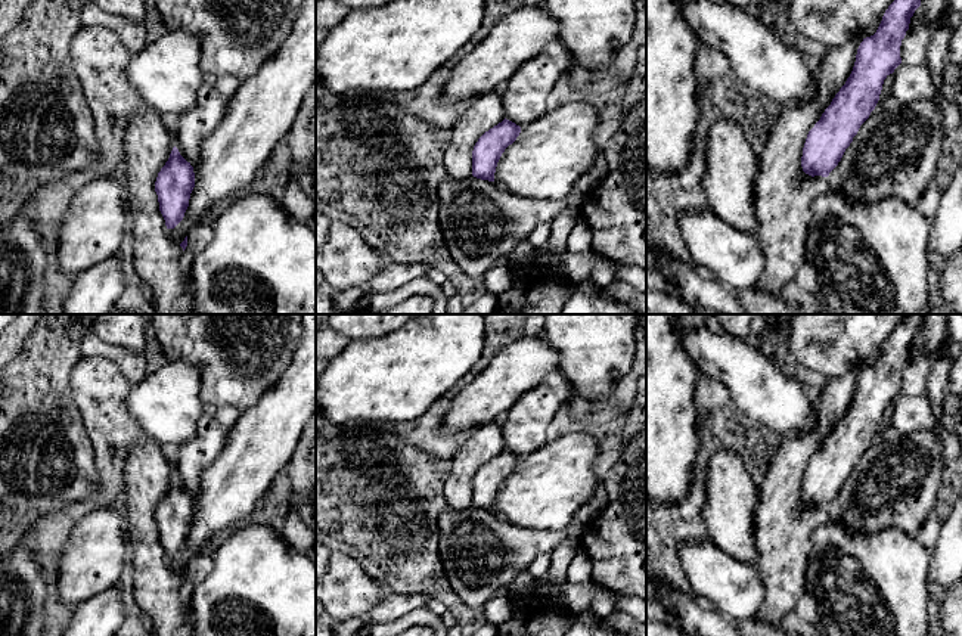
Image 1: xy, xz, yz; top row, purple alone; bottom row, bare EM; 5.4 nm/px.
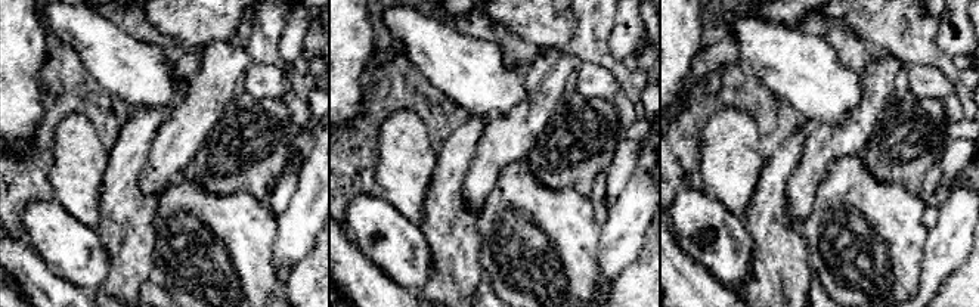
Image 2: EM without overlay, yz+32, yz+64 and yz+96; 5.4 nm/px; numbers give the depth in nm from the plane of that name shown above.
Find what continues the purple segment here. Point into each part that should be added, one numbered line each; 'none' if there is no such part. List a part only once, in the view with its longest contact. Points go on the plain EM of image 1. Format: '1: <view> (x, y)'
1: yz (784, 526)

